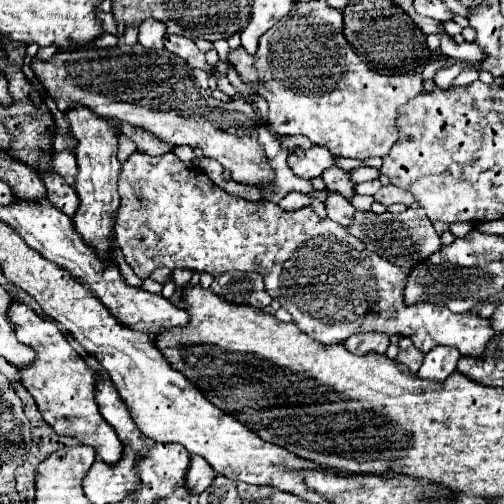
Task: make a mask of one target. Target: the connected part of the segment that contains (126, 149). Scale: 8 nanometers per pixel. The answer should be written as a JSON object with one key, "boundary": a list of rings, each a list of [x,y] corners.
{"boundary":[[[120,135],[118,137],[118,161],[126,161],[128,155],[132,155],[136,151],[136,145],[126,137],[126,135]]]}

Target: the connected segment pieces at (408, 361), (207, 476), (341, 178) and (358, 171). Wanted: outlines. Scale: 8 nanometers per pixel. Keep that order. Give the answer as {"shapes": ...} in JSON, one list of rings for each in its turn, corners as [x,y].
{"shapes":[[[[400,337],[398,345],[400,345],[400,353],[398,353],[396,359],[398,359],[400,363],[408,365],[410,371],[416,373],[418,367],[420,367],[420,363],[422,363],[422,359],[424,359],[424,353],[422,353],[422,351],[416,351],[416,347],[412,347],[412,345],[406,345],[404,337]]],[[[190,457],[190,469],[186,475],[186,487],[194,491],[194,495],[200,495],[216,477],[216,471],[202,459],[202,457]]],[[[330,167],[320,177],[326,183],[326,189],[330,189],[330,191],[338,191],[344,197],[350,197],[354,193],[354,183],[348,179],[348,173],[342,171],[342,169],[338,169],[338,167]]],[[[358,167],[350,172],[350,178],[355,183],[361,183],[364,181],[370,181],[380,176],[380,171],[376,168],[371,167]]]]}

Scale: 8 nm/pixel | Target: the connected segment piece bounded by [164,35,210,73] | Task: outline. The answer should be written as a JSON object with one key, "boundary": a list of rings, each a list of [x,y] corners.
{"boundary":[[[166,35],[164,47],[166,47],[168,51],[172,51],[174,55],[182,57],[192,69],[202,69],[202,71],[210,73],[210,65],[206,63],[204,53],[194,45],[192,39],[188,39],[188,37],[184,37],[184,35]]]}

